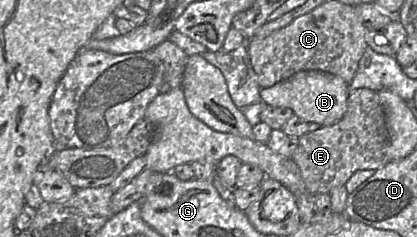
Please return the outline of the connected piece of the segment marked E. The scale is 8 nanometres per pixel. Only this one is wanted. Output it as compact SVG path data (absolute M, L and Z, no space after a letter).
M361 88L350 93L347 109L343 117L333 125L321 126L313 132L301 136L291 159L299 167L301 176L306 184L308 193L330 193L338 186L343 186L358 170L376 171L390 162L388 158L389 133L386 125L384 110L380 104L377 92Z

